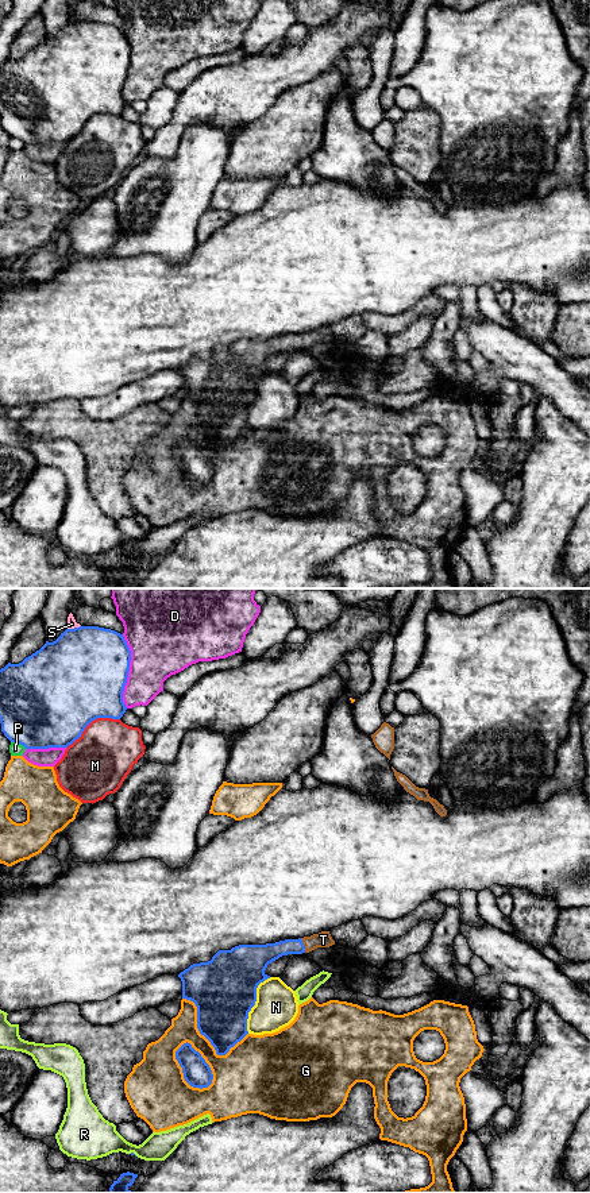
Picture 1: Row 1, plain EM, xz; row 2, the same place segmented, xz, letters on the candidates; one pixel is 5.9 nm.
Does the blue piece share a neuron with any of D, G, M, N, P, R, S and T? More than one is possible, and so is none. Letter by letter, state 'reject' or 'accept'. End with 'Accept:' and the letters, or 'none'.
D: reject
G: reject
M: reject
N: reject
P: reject
R: reject
S: reject
T: accept
Accept: T

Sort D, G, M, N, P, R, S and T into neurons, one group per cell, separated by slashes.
D / G / M / N / P / R / S / T

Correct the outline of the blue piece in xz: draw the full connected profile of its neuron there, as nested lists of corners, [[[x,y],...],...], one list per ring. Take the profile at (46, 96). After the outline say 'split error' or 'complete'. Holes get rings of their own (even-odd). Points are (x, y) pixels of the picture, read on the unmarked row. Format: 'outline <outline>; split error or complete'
outline [[[99,22],[66,24],[61,31],[26,53],[19,59],[8,58],[0,65],[0,119],[11,138],[26,144],[68,143],[97,113],[120,115],[127,103],[123,86],[127,78],[131,46],[123,30]]]; complete

